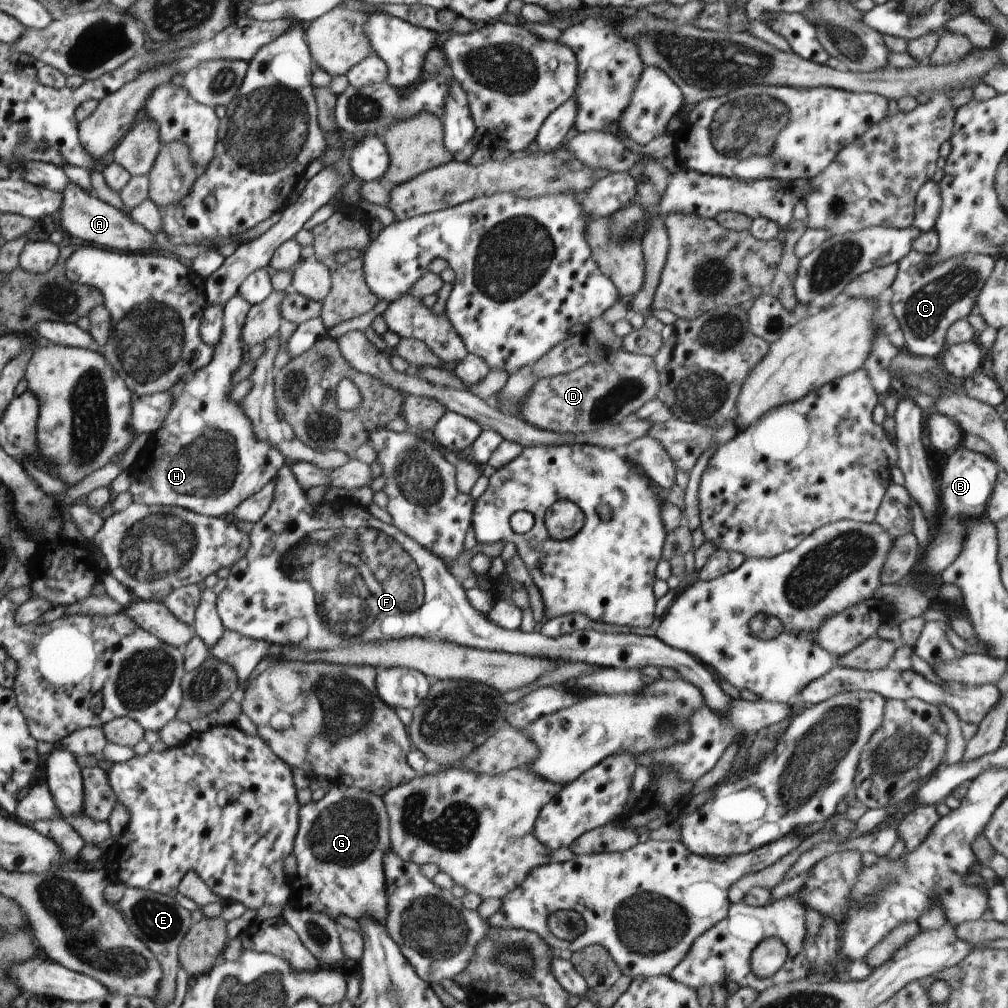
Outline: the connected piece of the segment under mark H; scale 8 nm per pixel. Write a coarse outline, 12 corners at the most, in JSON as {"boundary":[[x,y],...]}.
{"boundary":[[251,309],[132,470],[134,503],[228,516],[286,464],[228,400]]}

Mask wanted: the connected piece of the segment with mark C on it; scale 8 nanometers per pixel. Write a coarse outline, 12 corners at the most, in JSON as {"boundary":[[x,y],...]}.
{"boundary":[[934,230],[896,263],[903,350],[940,357],[995,266],[967,253],[918,270]]}

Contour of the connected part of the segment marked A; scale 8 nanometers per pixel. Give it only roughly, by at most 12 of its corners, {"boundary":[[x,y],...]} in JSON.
{"boundary":[[71,182],[60,228],[92,246],[142,253],[156,237]]}

